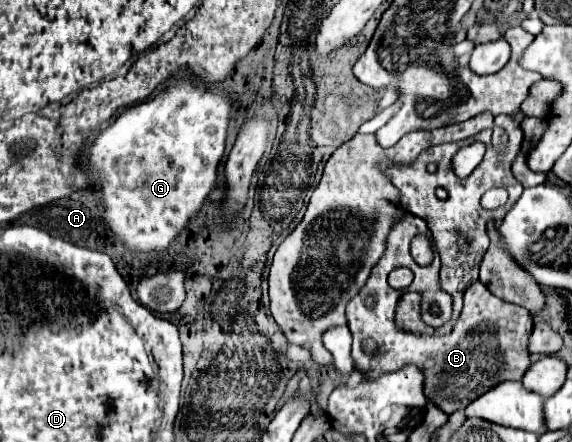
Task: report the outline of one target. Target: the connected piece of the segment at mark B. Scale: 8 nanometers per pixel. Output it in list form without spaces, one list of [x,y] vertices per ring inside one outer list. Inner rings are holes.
[[[406,213],[400,223],[392,227],[388,235],[388,249],[384,257],[372,269],[372,277],[368,285],[348,303],[346,317],[348,327],[352,331],[352,357],[356,369],[364,371],[366,377],[378,377],[380,373],[390,373],[392,369],[400,369],[400,365],[416,363],[424,369],[426,383],[424,391],[428,399],[440,405],[444,413],[454,413],[456,409],[464,409],[470,401],[498,385],[500,381],[520,381],[530,367],[530,351],[528,337],[532,333],[534,321],[528,309],[508,303],[496,295],[492,295],[480,281],[474,281],[464,293],[464,309],[448,335],[422,335],[404,331],[396,325],[396,307],[400,297],[406,291],[422,291],[421,306],[431,306],[431,300],[439,300],[440,257],[434,255],[434,261],[426,267],[420,267],[410,255],[410,241],[414,235],[430,235],[430,229],[424,219]],[[396,267],[408,267],[414,271],[414,281],[408,289],[392,289],[388,285],[388,273]],[[366,297],[376,297],[372,307],[366,307]],[[364,339],[376,341],[376,351],[366,353],[362,349]]]

